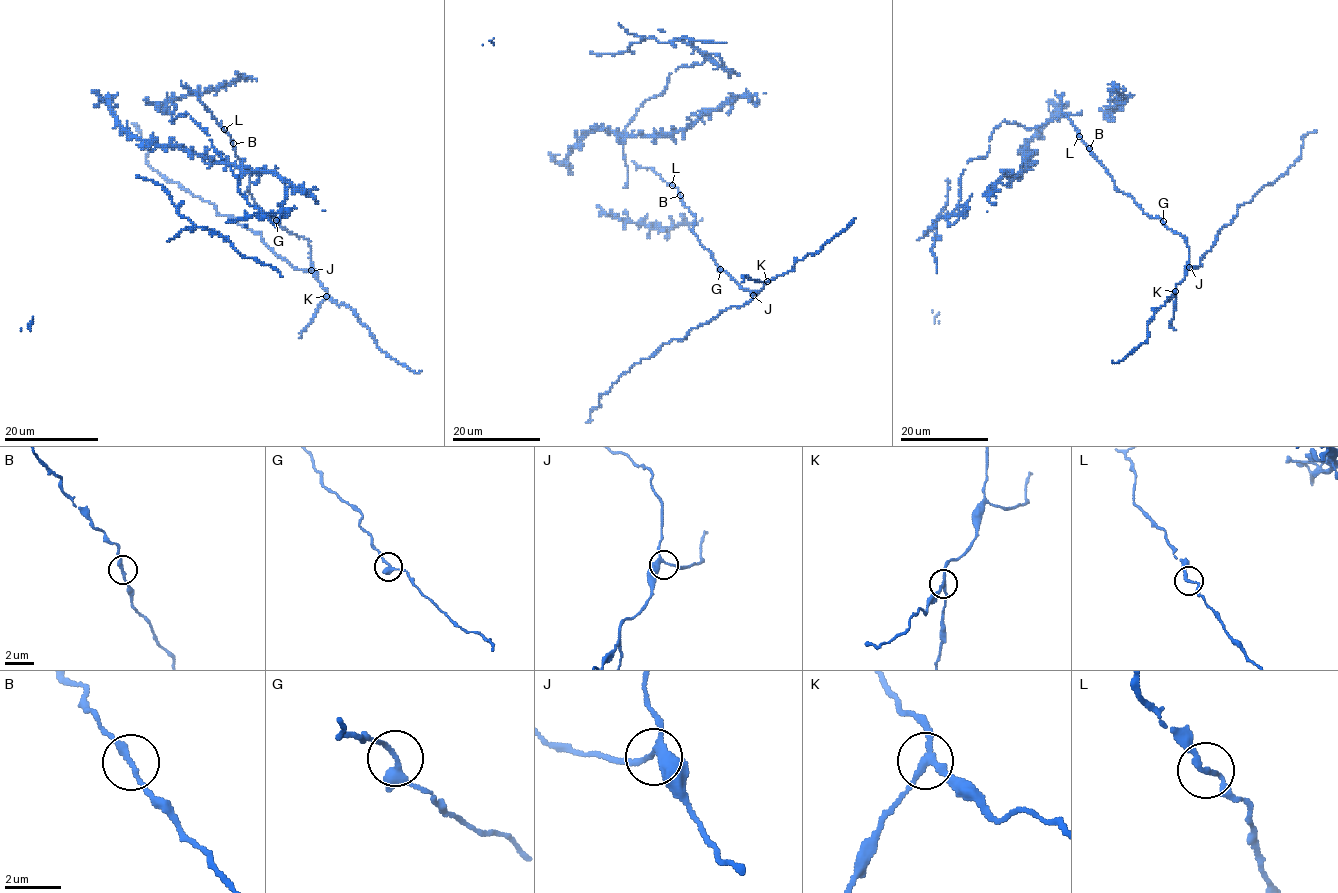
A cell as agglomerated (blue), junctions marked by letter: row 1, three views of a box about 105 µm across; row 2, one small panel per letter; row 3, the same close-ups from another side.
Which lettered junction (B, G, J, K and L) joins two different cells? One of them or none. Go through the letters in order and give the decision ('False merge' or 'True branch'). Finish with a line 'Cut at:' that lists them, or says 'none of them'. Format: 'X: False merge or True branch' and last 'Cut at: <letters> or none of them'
B: True branch
G: True branch
J: True branch
K: False merge
L: True branch
Cut at: K

